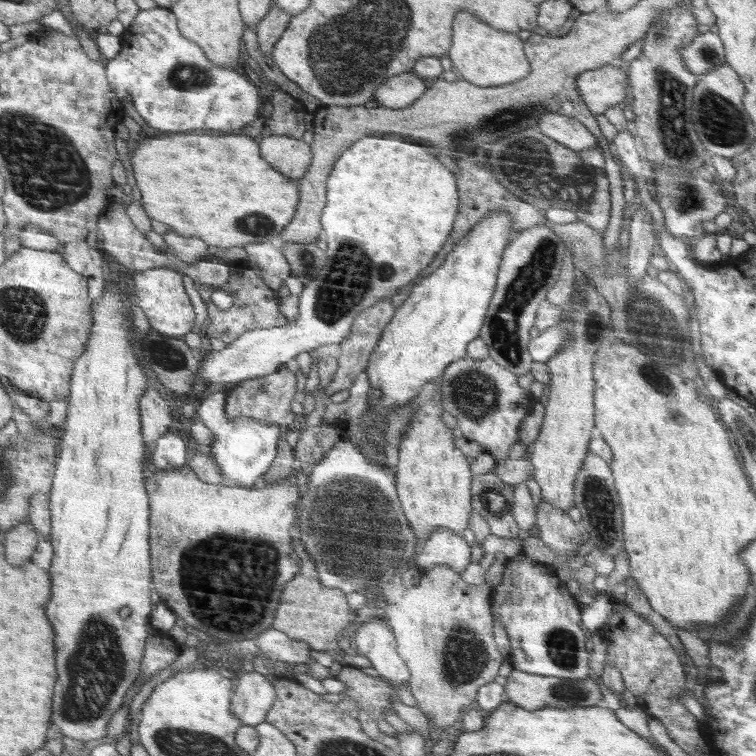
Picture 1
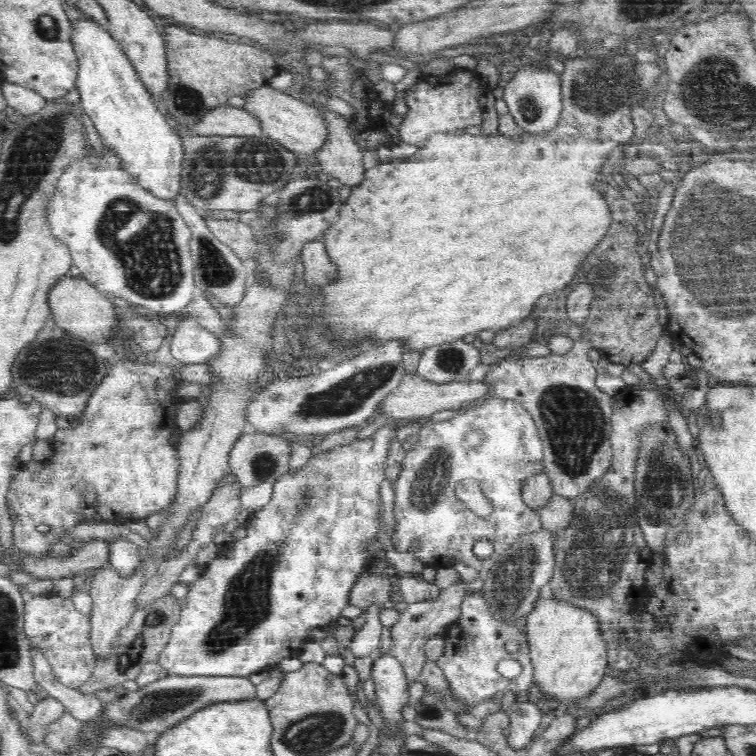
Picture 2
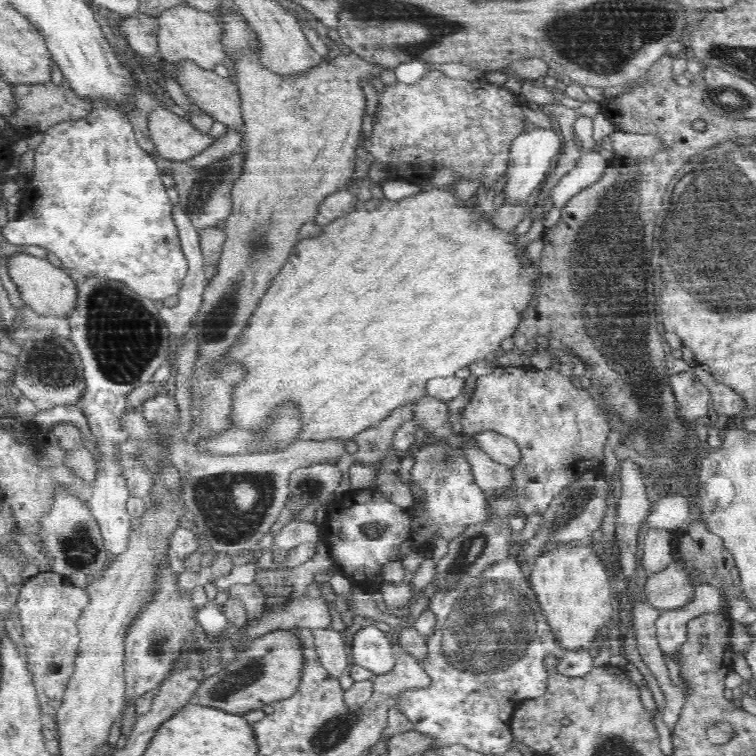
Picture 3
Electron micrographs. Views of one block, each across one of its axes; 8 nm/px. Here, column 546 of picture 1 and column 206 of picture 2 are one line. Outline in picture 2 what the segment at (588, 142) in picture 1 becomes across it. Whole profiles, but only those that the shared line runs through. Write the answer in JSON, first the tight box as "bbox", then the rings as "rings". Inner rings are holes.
{"bbox":[189,105,262,136],"rings":[[[221,105],[204,114],[189,129],[192,134],[220,136],[260,136],[262,122],[242,107]]]}

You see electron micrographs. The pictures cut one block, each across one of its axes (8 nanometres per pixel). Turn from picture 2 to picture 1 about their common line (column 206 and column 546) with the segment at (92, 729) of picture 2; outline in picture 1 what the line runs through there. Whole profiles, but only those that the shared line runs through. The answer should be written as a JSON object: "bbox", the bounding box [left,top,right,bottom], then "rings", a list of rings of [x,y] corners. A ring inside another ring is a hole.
{"bbox":[503,669,605,710],"rings":[[[513,669],[503,686],[508,701],[524,710],[536,710],[542,707],[559,709],[573,709],[578,707],[596,706],[602,704],[605,689],[592,678],[585,680],[545,677],[539,674],[530,674],[526,671]]]}

